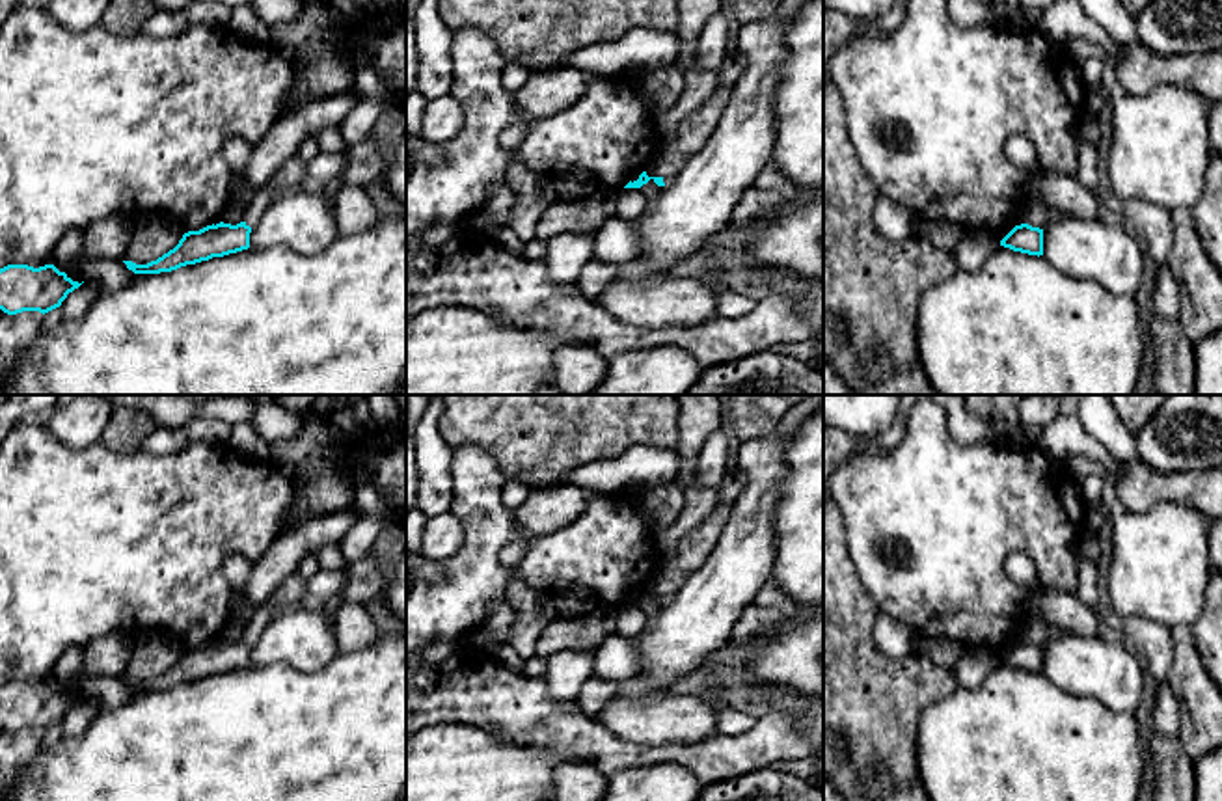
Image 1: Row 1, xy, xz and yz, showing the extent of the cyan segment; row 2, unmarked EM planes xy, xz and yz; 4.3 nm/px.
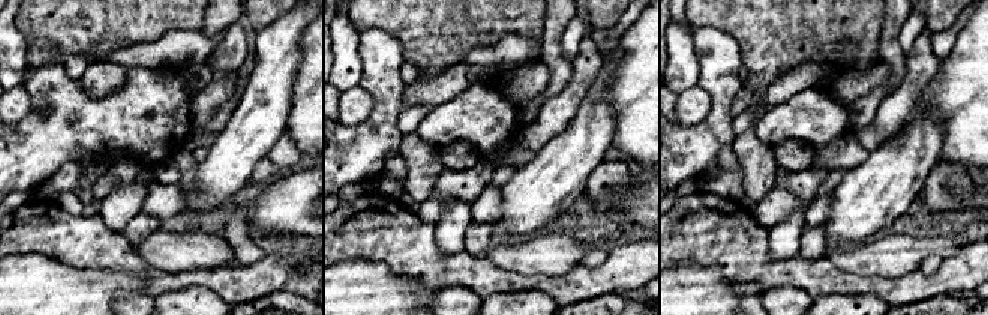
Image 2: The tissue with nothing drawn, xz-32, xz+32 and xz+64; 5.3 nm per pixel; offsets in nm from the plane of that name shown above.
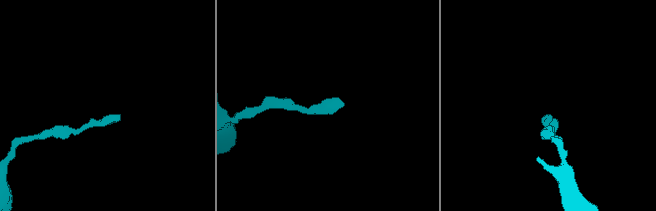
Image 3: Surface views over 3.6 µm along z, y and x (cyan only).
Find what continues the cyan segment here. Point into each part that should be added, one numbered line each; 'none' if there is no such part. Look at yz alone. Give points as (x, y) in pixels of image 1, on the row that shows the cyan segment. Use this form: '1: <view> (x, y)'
none

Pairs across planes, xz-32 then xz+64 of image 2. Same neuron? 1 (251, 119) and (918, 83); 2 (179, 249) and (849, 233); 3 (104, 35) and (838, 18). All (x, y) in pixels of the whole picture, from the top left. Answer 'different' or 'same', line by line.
1: different
2: different
3: same

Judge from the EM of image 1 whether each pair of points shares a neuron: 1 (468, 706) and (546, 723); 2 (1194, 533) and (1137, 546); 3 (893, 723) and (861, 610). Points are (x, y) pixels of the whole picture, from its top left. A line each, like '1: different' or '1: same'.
1: same
2: same
3: same

